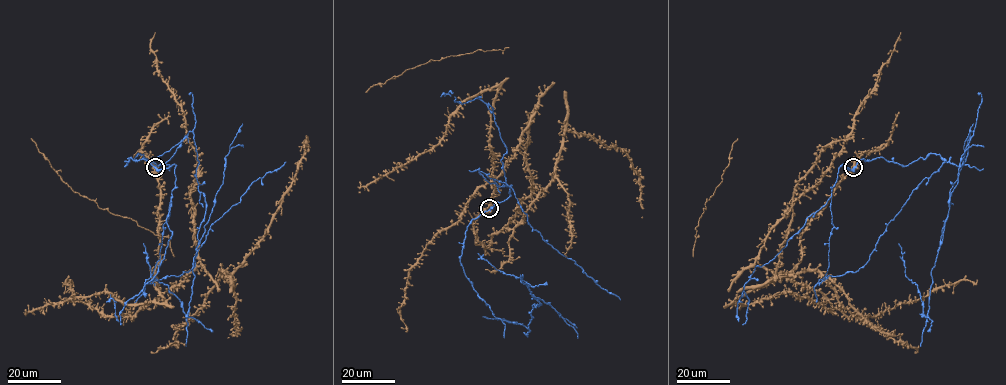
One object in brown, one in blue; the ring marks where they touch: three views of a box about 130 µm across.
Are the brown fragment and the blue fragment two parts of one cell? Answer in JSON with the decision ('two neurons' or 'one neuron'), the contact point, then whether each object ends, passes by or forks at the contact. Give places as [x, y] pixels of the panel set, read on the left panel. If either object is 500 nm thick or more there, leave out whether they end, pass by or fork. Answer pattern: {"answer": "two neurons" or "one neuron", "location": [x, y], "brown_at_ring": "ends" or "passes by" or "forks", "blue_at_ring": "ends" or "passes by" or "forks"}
{"answer": "two neurons", "location": [155, 167], "brown_at_ring": "forks", "blue_at_ring": "passes by"}

